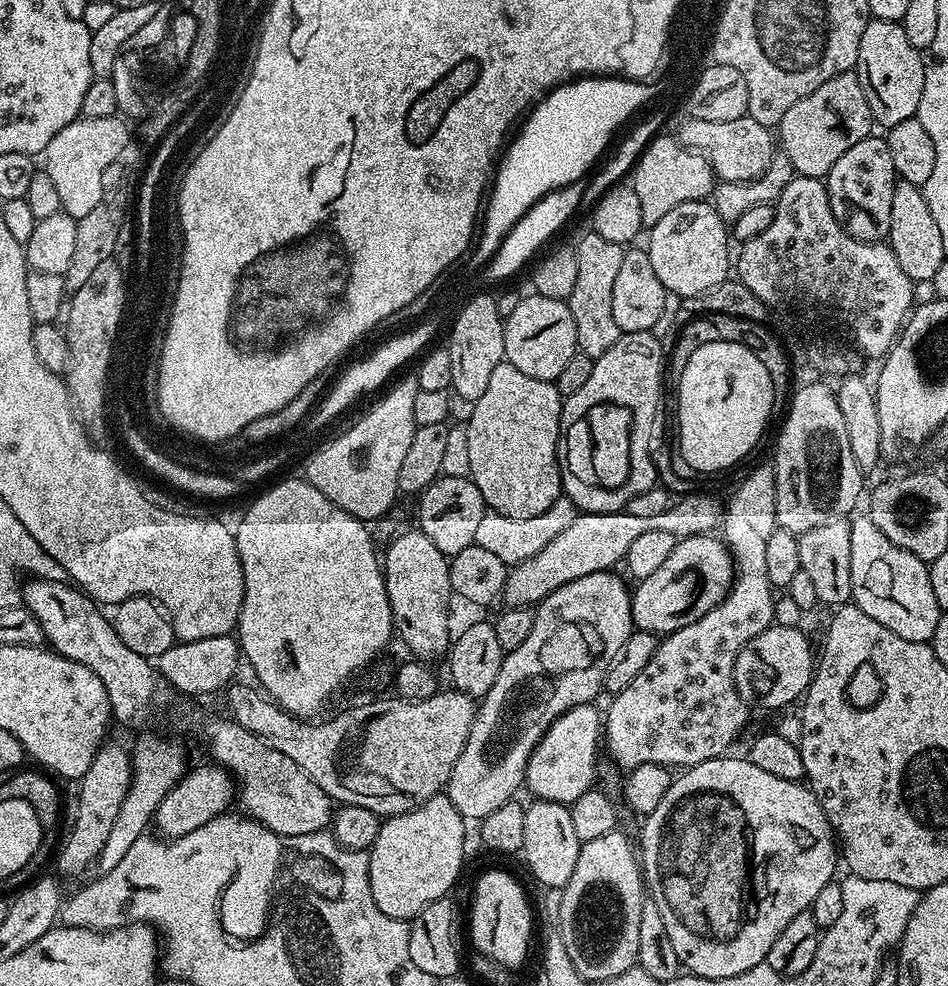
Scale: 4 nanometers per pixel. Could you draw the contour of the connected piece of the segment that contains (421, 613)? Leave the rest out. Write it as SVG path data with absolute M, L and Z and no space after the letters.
M412 526L409 532L400 532L388 544L388 550L382 554L382 567L384 570L384 581L386 582L386 594L390 598L390 610L392 611L392 622L394 632L397 637L404 639L404 644L409 648L411 655L421 662L433 662L439 658L447 657L450 651L450 635L448 636L448 627L452 624L452 600L454 601L454 593L450 586L450 570L448 569L449 557L442 554L442 550L438 550L438 546L434 546L434 542L430 542L430 538L426 538L426 534L421 532L419 527Z

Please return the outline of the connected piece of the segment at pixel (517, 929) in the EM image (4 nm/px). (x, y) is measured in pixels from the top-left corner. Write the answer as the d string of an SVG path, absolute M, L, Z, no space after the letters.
M484 872L472 900L472 944L481 956L489 956L503 968L519 969L532 944L534 908L528 905L524 888L508 872Z

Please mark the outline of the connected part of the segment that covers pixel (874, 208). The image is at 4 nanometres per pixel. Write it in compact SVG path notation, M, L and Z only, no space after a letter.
M873 134L862 138L855 146L850 146L838 162L828 171L826 177L830 210L834 210L834 218L855 240L866 242L884 242L888 239L890 230L890 202L894 202L894 190L898 177L894 170L894 162L890 159L890 146L883 135Z

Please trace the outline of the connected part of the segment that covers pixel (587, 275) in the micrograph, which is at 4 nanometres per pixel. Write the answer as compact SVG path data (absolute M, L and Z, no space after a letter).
M597 232L586 234L574 244L578 258L578 278L574 290L570 290L567 306L574 314L576 327L576 347L579 352L593 358L606 354L614 342L622 335L618 322L614 322L614 282L618 279L618 269L622 267L625 245L606 242Z

